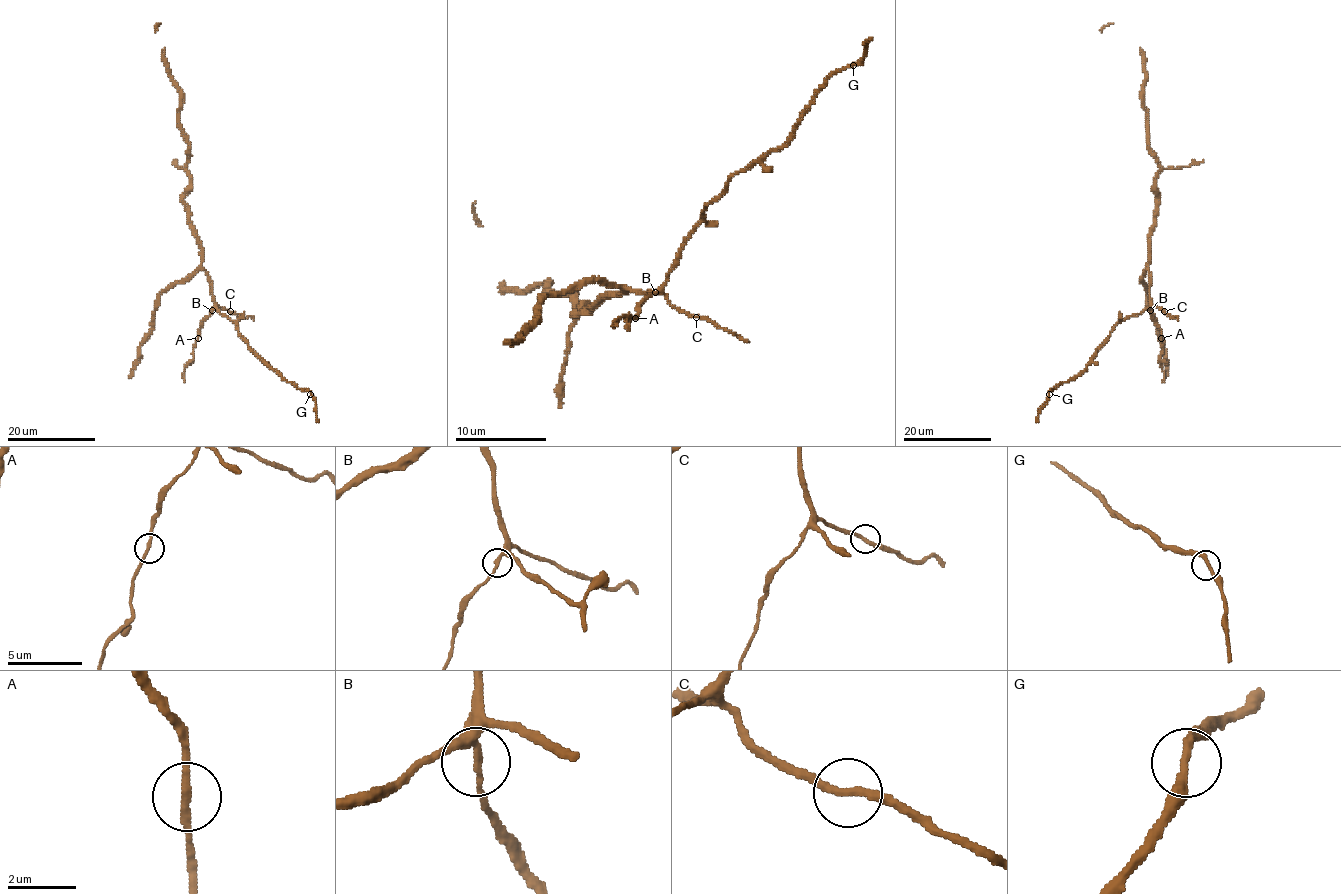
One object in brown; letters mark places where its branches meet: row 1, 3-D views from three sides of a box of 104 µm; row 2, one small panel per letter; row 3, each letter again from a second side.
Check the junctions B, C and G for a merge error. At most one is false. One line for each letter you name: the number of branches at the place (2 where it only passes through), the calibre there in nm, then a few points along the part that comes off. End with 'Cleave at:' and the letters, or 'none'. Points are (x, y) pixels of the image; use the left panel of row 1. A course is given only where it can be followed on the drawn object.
Cleave at: none

